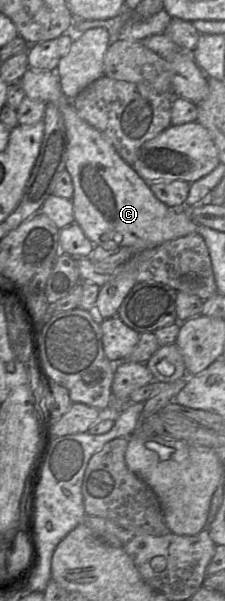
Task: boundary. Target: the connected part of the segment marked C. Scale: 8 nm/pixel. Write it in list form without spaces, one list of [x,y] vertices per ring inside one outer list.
[[[28,68],[21,81],[26,97],[46,104],[55,104],[63,116],[69,140],[65,169],[71,175],[74,185],[72,198],[74,218],[86,237],[95,246],[103,247],[106,250],[115,250],[126,246],[134,248],[137,252],[142,252],[166,241],[197,232],[198,224],[191,221],[182,209],[171,208],[161,202],[151,191],[150,184],[131,165],[126,163],[111,143],[97,129],[79,117],[73,106],[73,99],[69,99],[63,93],[56,72]]]

